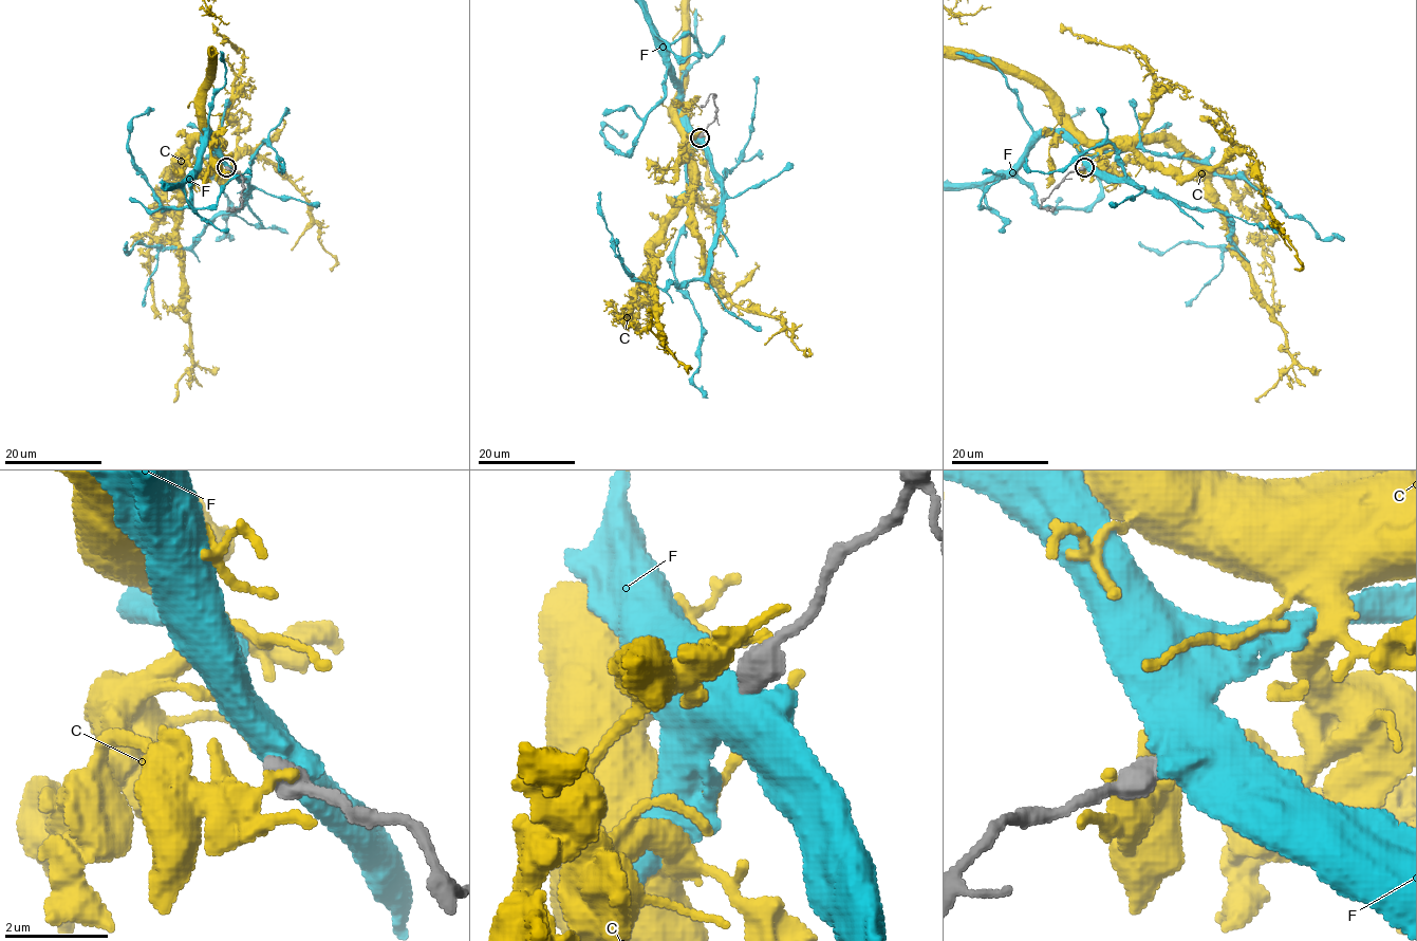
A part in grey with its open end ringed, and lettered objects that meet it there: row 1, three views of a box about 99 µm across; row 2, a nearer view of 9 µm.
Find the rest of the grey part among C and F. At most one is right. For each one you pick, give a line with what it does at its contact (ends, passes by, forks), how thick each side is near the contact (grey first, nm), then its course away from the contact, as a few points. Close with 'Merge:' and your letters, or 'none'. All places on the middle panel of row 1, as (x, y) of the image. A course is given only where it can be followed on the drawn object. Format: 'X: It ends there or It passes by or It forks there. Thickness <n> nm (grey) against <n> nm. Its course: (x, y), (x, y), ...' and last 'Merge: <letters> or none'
Merge: none

